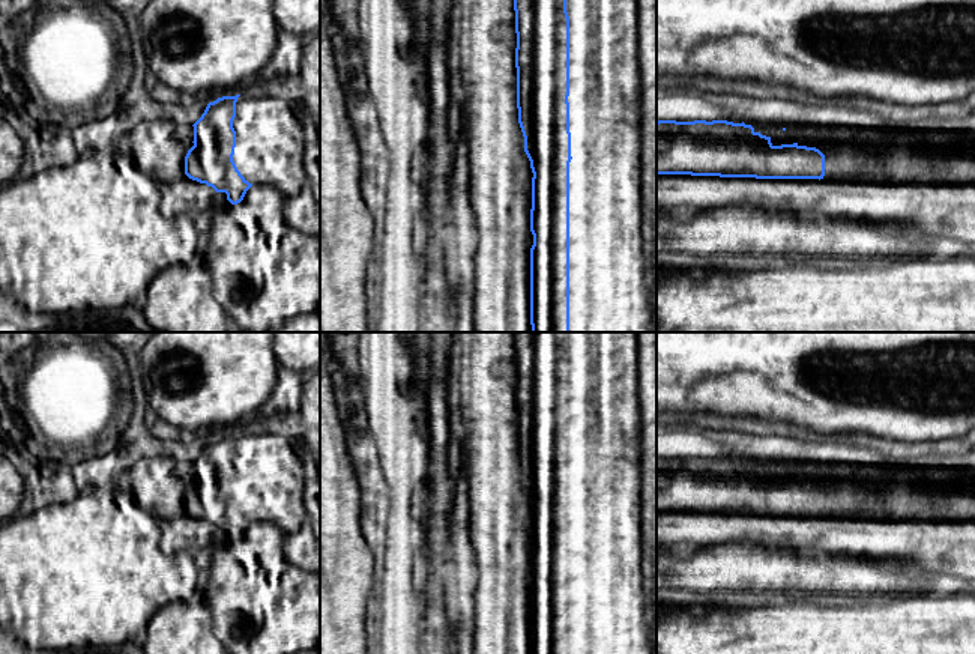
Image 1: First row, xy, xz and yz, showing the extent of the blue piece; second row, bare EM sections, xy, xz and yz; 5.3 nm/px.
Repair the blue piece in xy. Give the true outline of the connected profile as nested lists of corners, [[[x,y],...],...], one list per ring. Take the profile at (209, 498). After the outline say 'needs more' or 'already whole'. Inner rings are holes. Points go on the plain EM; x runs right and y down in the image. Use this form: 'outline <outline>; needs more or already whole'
outline [[[261,428],[222,433],[209,439],[194,463],[194,483],[185,493],[185,511],[225,529],[231,541],[243,537],[254,520],[276,525],[285,535],[296,534],[305,520],[302,492],[308,459],[297,442]]]; needs more

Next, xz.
outline [[[514,332],[518,460],[530,498],[530,654],[652,654],[641,574],[637,332]]]; needs more

